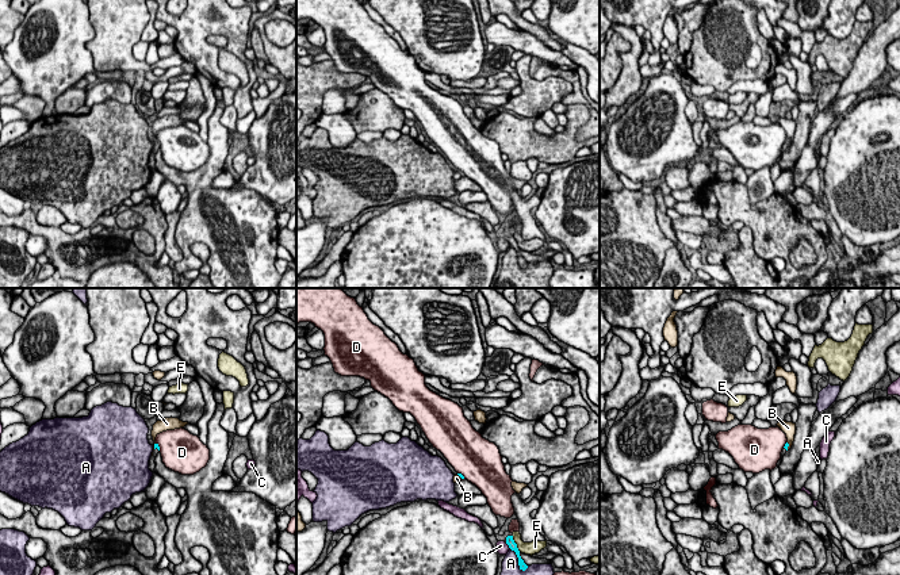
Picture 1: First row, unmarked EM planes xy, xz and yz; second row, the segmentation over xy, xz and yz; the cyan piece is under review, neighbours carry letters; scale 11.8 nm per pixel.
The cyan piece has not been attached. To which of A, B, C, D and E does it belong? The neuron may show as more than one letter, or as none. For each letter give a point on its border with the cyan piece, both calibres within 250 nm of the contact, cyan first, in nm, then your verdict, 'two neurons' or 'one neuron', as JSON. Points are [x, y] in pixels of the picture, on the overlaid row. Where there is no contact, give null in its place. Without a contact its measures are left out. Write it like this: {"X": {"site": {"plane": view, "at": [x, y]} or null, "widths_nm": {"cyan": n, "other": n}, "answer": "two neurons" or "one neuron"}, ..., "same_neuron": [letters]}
{"A": {"site": {"plane": "xz", "at": [519, 560]}, "widths_nm": {"cyan": 90, "other": 190}, "answer": "two neurons"}, "B": {"site": {"plane": "yz", "at": [788, 445]}, "widths_nm": {"cyan": 50, "other": 160}, "answer": "two neurons"}, "C": {"site": {"plane": "xz", "at": [508, 544]}, "widths_nm": {"cyan": 100, "other": 160}, "answer": "two neurons"}, "D": {"site": {"plane": "xy", "at": [159, 447]}, "widths_nm": {"cyan": 60, "other": 460}, "answer": "two neurons"}, "E": {"site": {"plane": "xz", "at": [516, 544]}, "widths_nm": {"cyan": 100, "other": 160}, "answer": "two neurons"}, "same_neuron": []}

